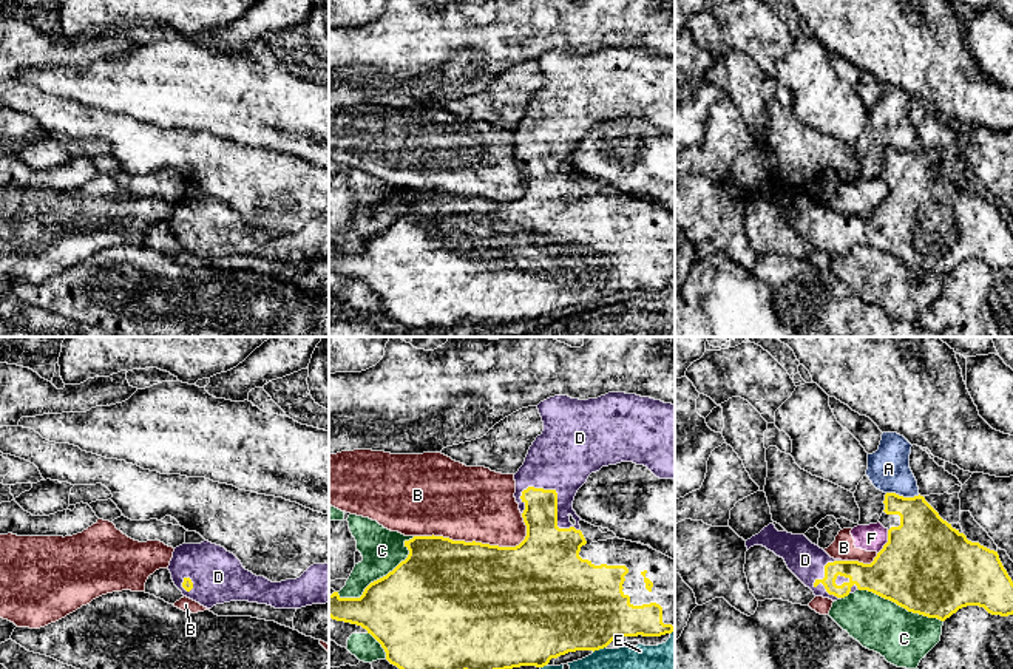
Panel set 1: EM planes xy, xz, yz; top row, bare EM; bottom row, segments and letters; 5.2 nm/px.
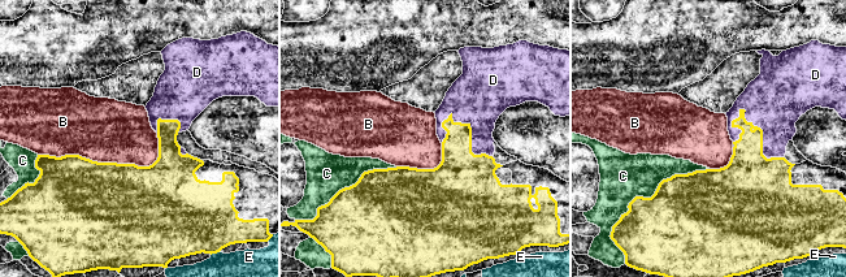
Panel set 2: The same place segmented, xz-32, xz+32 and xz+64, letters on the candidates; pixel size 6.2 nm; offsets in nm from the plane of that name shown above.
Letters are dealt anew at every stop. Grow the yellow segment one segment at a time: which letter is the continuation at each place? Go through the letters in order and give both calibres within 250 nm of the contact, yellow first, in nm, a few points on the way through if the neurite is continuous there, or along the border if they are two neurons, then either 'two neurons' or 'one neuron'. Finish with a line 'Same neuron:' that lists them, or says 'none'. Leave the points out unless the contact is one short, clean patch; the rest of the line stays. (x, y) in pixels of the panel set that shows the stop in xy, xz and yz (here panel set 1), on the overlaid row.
A: 280/220 nm | two neurons
B: 500/380 nm | two neurons
C: 500/220 nm | two neurons
D: 260/340 nm | one neuron
E: 460/130 nm | two neurons
F: 480/140 nm | along yz (888, 530), (888, 539), (877, 553) | two neurons
Same neuron: D

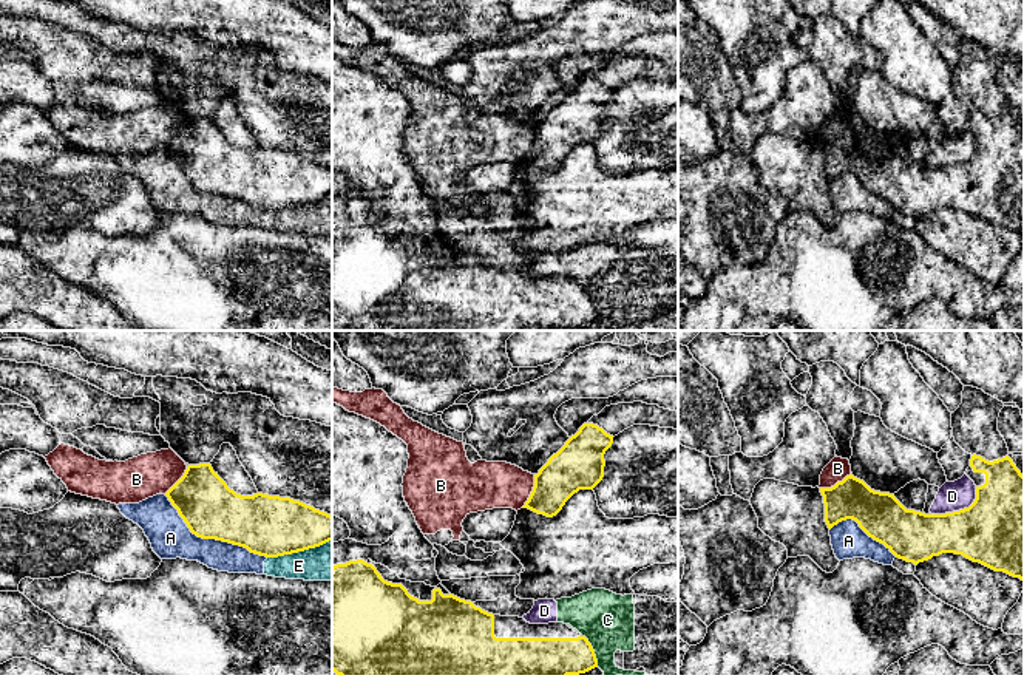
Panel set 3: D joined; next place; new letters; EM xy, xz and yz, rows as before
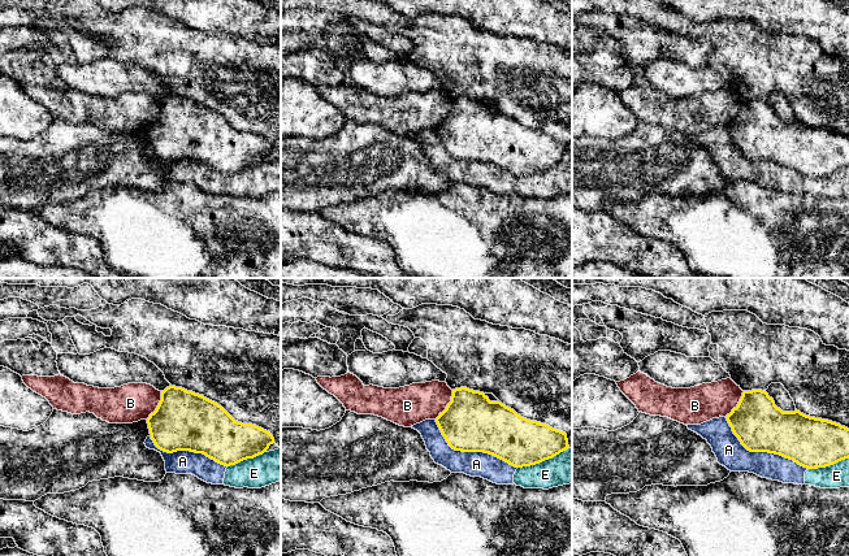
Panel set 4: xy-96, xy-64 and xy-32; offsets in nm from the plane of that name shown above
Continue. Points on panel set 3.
A: 300/220 nm | two neurons
B: 240/260 nm | two neurons
C: 190/280 nm | along xz (583, 635), (590, 644), (598, 666) | two neurons
D: 420/160 nm | along yz (976, 487), (976, 496), (966, 508), (932, 515) | two neurons
E: 320/200 nm | two neurons
Same neuron: none

